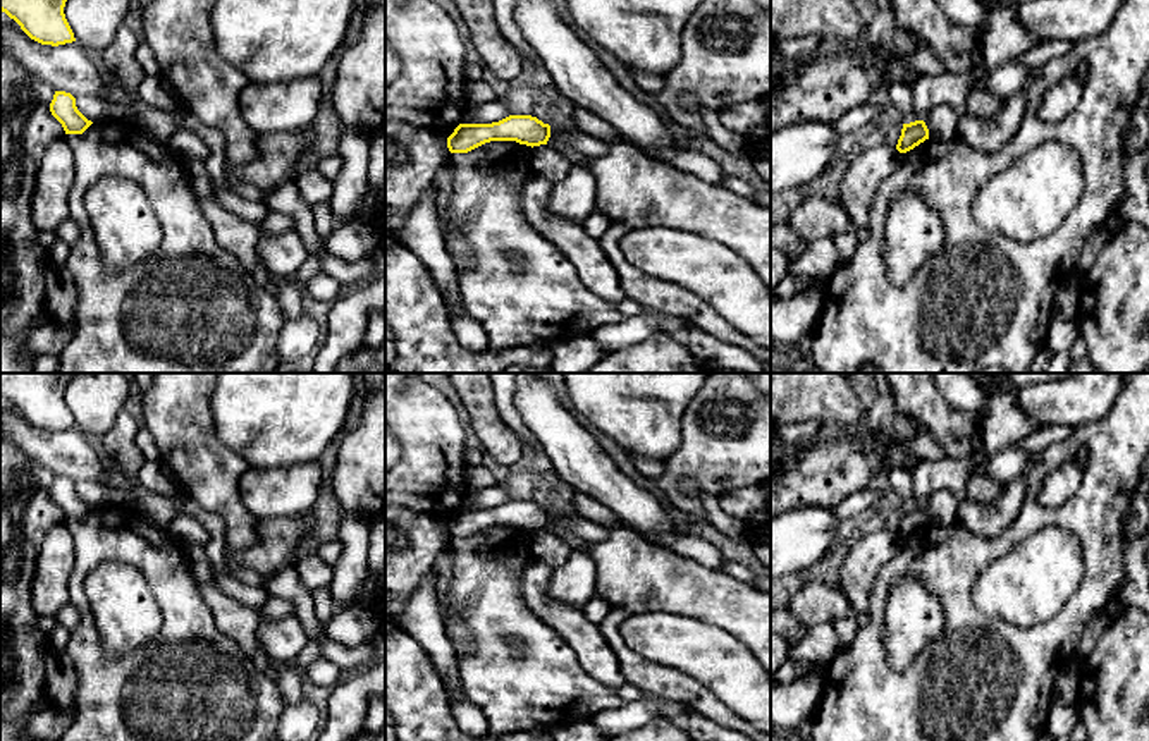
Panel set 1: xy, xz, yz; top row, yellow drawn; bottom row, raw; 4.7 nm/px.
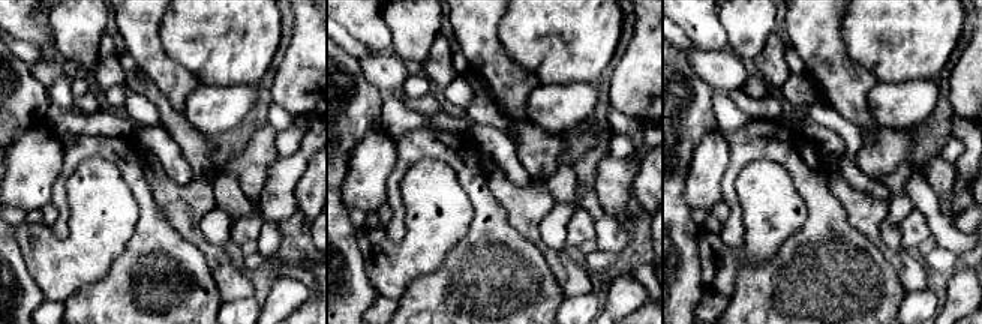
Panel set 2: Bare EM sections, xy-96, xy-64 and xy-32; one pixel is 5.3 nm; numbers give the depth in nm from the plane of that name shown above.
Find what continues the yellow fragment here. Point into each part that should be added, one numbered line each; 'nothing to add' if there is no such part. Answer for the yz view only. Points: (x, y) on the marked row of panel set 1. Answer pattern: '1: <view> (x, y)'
nothing to add

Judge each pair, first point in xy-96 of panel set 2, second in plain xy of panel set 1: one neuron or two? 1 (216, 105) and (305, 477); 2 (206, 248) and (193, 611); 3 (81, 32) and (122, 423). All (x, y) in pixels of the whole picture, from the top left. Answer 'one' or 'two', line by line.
1: one
2: two
3: two

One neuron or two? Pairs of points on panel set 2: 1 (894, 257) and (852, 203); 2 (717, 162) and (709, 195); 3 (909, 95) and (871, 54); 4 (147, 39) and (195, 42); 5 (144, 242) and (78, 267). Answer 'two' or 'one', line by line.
1: one
2: one
3: two
4: two
5: two

